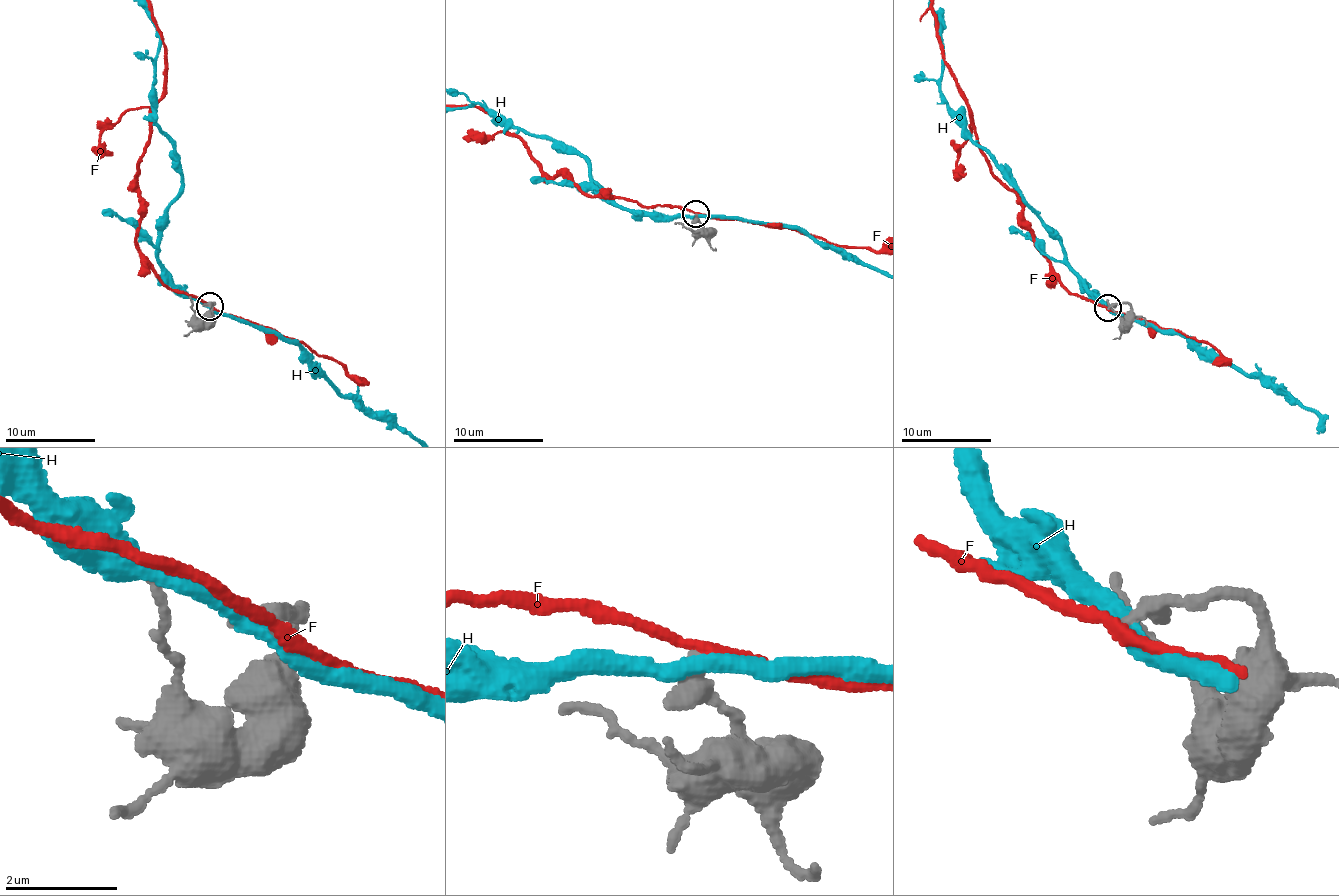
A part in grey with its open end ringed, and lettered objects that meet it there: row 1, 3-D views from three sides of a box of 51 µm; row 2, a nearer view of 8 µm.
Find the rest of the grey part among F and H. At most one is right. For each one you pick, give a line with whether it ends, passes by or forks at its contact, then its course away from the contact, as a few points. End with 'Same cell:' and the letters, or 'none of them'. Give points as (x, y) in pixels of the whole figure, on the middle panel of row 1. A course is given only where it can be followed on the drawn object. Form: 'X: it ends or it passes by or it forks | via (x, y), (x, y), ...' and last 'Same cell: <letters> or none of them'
Same cell: none of them

